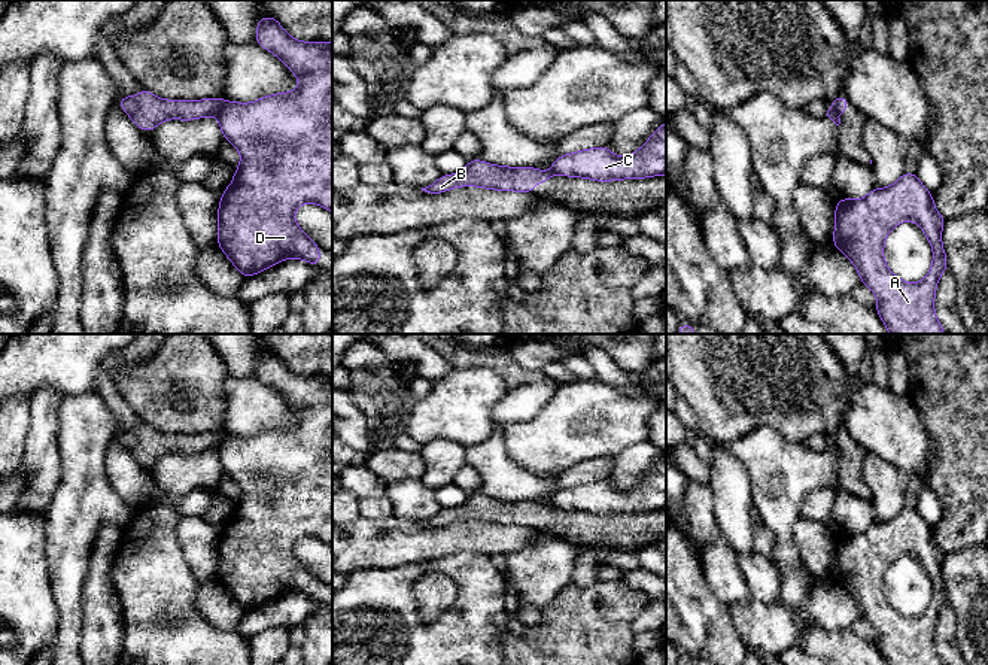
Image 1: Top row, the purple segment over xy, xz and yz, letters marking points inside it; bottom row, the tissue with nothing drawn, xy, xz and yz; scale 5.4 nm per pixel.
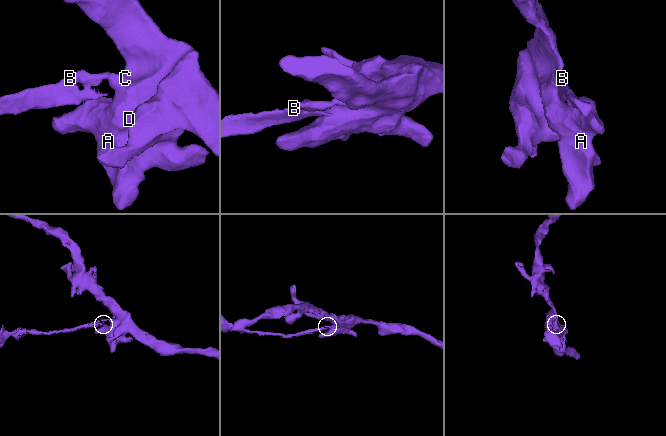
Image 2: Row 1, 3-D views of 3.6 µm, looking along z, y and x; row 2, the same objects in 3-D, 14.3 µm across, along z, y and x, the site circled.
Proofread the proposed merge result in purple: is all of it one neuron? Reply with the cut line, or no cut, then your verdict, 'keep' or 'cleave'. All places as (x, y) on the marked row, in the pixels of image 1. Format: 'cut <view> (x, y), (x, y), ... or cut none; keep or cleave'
cut xy (225, 100), (225, 105), (216, 115); cleave

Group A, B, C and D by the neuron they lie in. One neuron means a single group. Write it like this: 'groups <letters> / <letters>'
groups A C D / B

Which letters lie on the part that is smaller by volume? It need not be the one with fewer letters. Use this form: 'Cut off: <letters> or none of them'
Cut off: B

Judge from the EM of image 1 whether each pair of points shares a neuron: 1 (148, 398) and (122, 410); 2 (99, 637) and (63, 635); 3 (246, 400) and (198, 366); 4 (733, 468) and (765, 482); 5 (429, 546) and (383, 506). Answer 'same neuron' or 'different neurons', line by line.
1: different neurons
2: different neurons
3: different neurons
4: different neurons
5: different neurons

